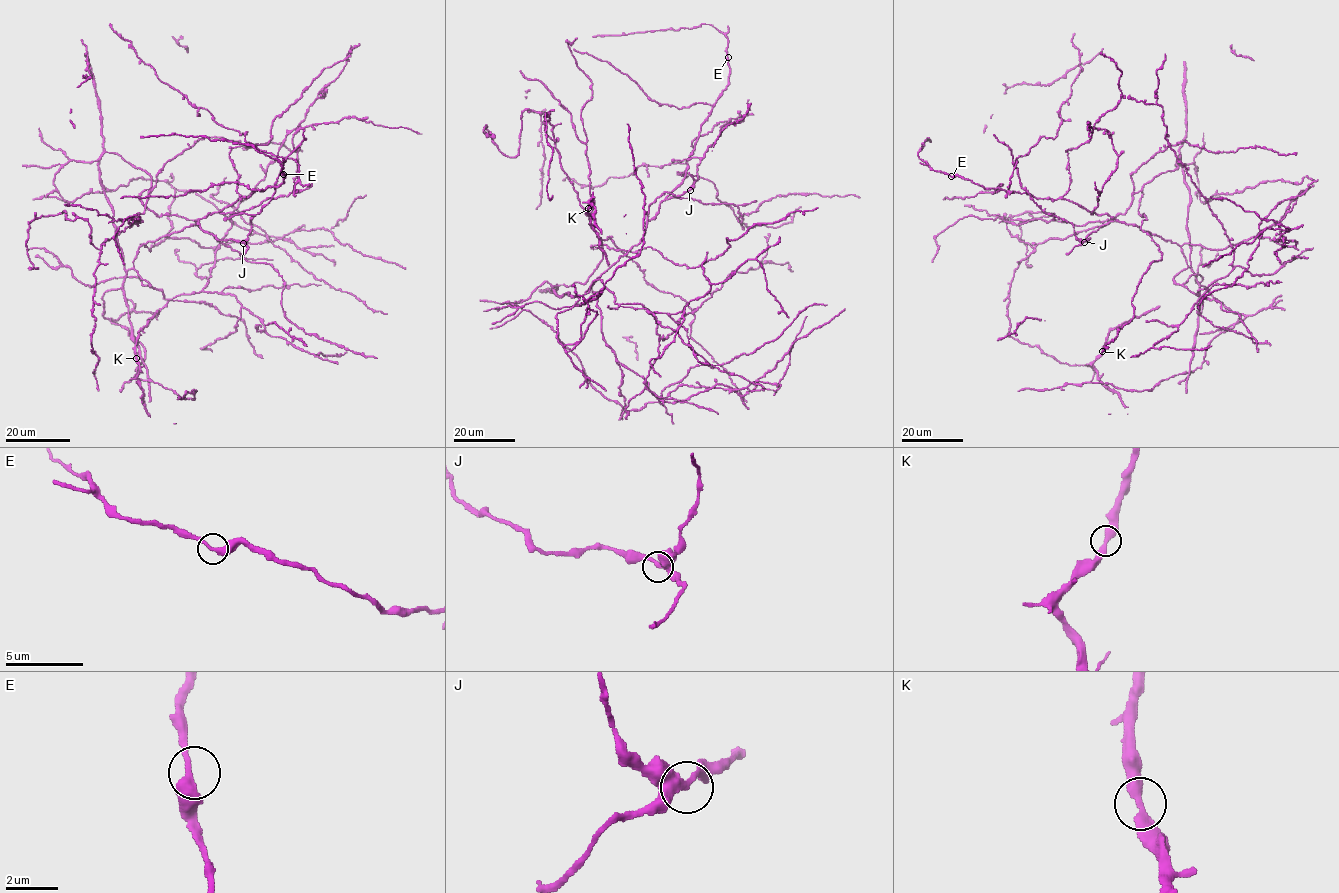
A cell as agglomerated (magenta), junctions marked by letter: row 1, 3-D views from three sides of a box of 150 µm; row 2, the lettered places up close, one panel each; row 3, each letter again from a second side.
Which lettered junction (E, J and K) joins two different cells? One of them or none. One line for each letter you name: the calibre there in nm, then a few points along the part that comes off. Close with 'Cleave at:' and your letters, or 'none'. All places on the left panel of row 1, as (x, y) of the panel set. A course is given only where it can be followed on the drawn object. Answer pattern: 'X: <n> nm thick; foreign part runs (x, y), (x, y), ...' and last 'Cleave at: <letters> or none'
Cleave at: none

